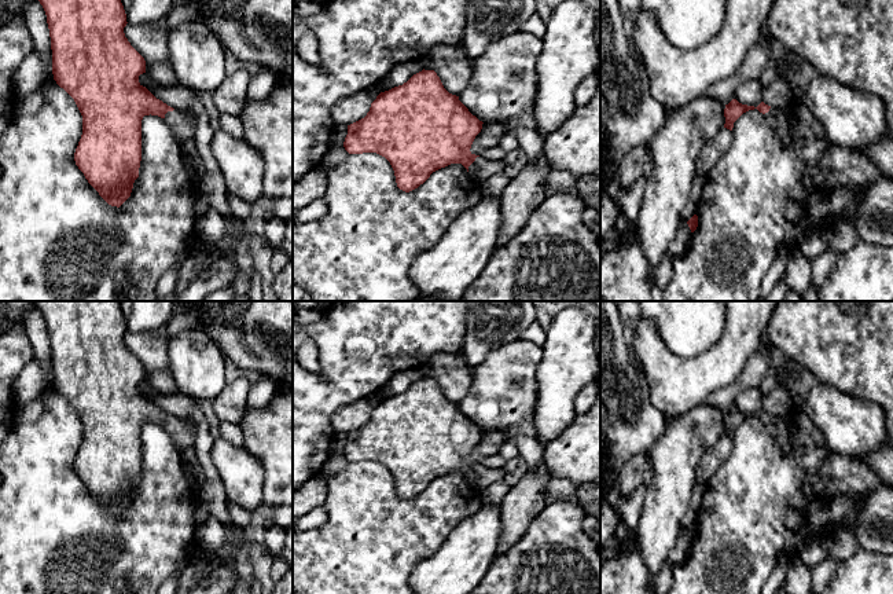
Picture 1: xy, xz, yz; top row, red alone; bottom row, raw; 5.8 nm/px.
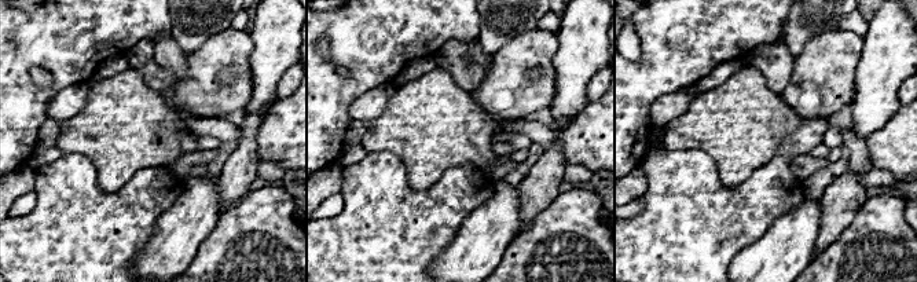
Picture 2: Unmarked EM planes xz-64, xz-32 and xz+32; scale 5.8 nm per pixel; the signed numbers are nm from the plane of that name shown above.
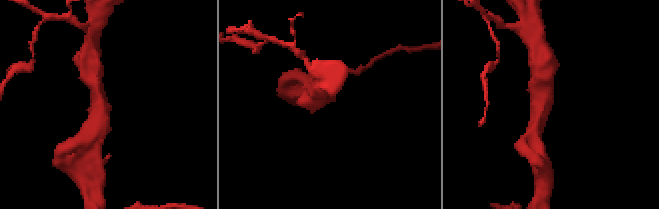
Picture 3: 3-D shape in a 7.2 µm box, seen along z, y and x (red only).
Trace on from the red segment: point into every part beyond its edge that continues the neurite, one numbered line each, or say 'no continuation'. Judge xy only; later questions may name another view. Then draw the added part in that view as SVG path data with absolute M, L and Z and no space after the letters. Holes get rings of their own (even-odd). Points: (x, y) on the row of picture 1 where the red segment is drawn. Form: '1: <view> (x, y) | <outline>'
1: xy (182, 120) | M174 109L165 114L165 121L172 126L180 142L187 142L195 133L195 114L188 109Z

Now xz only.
1: xz (481, 169) | M477 157L475 161L468 166L468 173L478 182L484 183L496 173L504 170L504 164L501 161L486 160L484 157Z

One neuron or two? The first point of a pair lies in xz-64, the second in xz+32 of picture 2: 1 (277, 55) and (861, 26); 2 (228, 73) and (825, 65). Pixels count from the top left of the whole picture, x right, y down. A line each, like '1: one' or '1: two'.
1: two
2: one

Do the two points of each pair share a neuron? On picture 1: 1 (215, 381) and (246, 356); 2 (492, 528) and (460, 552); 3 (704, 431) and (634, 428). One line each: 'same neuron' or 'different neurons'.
1: different neurons
2: same neuron
3: different neurons

